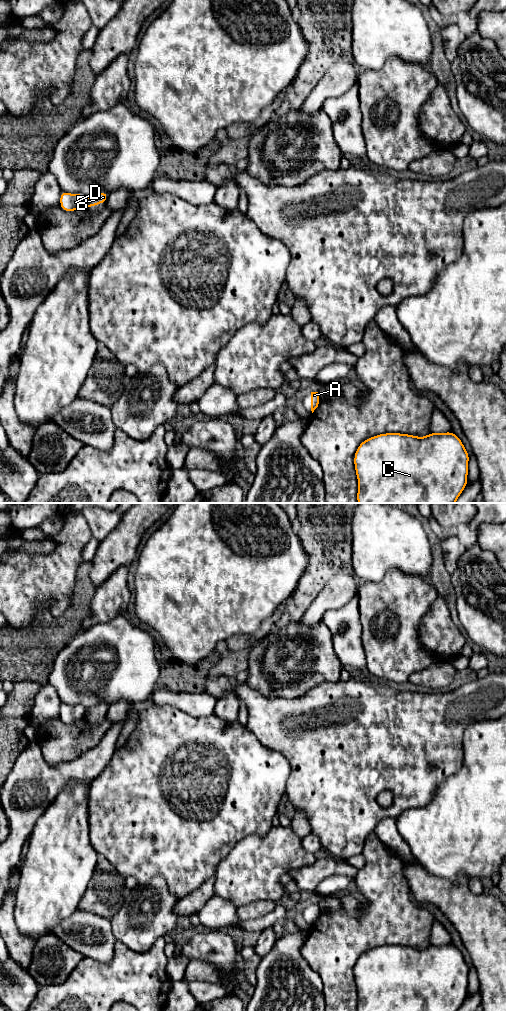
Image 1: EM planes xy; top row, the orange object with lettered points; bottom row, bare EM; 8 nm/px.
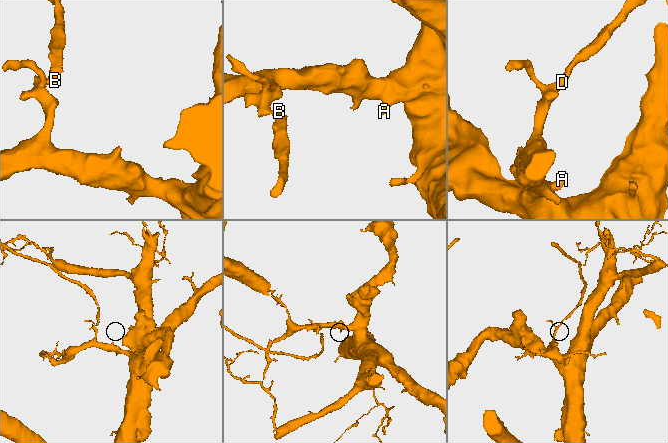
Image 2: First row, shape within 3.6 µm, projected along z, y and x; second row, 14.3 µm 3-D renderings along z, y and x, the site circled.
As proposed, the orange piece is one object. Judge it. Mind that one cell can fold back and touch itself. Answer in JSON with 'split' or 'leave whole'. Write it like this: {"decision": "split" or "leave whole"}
{"decision": "split"}

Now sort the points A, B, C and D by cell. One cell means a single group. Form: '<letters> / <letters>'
A C D / B

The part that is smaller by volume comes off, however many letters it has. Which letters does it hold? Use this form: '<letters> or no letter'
B

